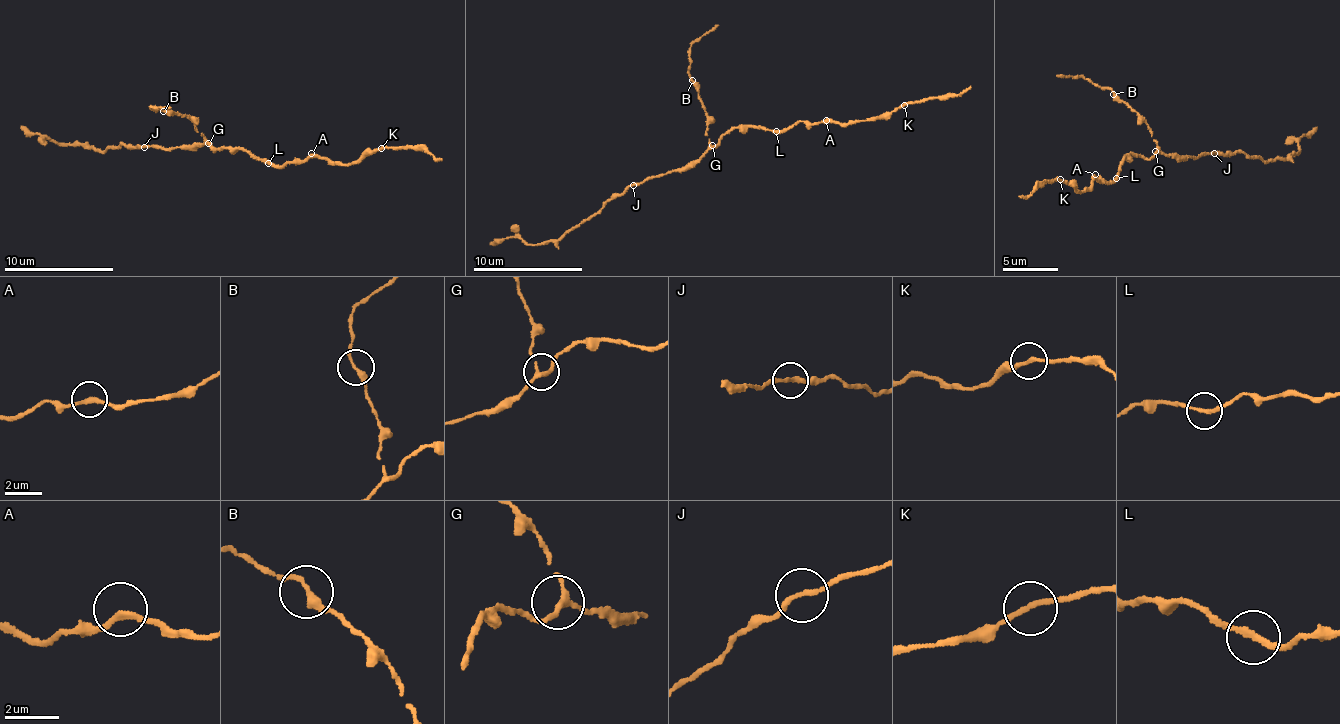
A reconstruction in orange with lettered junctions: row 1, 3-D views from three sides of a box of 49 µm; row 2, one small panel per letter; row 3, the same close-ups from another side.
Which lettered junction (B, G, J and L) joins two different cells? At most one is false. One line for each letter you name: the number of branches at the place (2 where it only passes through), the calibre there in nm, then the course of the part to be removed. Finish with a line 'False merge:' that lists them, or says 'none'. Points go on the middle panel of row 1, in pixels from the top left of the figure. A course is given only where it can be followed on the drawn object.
False merge: none

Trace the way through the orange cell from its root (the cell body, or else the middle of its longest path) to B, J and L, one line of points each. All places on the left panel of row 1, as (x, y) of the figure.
B: (216, 149), (214, 150), (195, 129), (192, 119), (163, 111)
J: (216, 149), (210, 149), (202, 143), (187, 148), (144, 147)
L: (216, 149), (250, 150), (269, 162)

